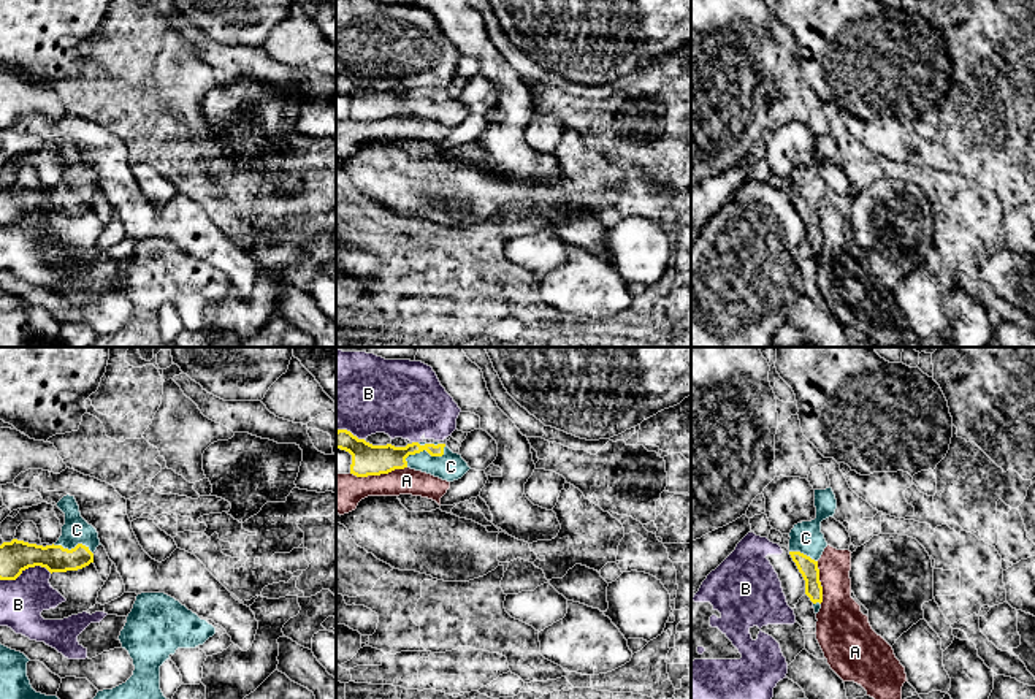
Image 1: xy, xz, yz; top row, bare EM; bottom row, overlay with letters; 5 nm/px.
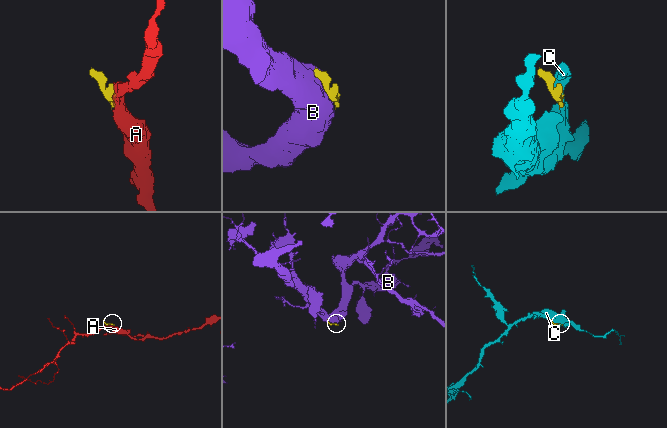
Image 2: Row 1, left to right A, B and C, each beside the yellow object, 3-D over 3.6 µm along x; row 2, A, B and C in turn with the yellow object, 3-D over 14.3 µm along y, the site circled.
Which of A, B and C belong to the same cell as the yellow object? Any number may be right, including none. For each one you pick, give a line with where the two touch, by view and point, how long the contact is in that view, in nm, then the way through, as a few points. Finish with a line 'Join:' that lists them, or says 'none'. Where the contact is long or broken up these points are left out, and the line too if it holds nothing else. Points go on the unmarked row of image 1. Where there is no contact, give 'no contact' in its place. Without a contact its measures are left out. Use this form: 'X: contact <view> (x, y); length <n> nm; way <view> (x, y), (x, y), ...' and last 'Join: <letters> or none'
C: contact xz (423, 94); length 240 nm
Join: C

